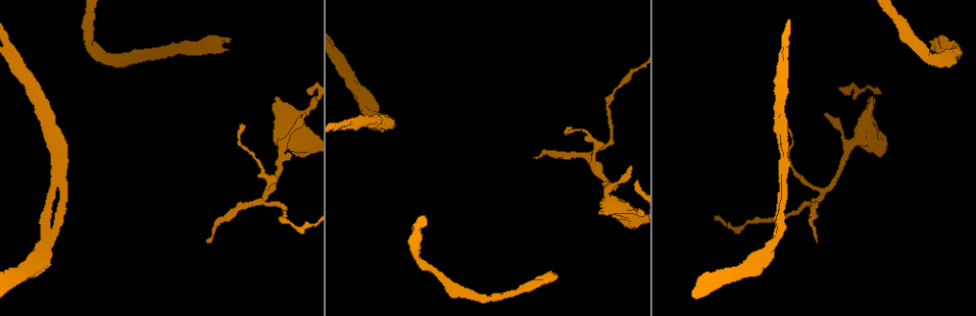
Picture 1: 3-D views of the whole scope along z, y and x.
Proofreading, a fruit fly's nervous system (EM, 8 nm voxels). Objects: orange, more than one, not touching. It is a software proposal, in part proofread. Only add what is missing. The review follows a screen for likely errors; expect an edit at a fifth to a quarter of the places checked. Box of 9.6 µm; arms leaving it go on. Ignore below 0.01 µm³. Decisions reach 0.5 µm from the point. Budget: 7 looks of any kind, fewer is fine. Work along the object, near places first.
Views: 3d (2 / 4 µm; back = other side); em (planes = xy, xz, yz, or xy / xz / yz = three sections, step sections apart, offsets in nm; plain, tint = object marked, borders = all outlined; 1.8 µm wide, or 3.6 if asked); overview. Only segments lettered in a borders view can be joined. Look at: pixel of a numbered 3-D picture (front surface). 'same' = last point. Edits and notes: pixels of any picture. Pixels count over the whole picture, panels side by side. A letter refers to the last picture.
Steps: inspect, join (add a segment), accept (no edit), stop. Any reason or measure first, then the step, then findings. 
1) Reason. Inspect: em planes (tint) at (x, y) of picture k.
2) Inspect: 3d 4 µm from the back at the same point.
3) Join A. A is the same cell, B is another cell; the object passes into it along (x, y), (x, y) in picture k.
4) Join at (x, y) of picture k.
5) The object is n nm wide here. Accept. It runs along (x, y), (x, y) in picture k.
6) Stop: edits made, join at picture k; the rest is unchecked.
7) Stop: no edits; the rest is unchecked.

Inspect: em xy step 8 (borders) at (602, 214) of picture 1.

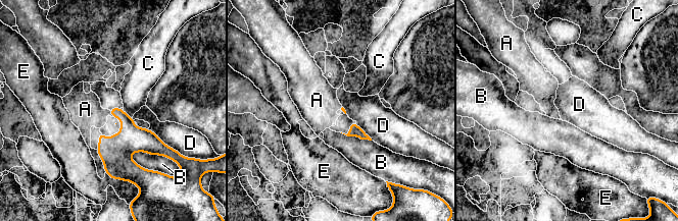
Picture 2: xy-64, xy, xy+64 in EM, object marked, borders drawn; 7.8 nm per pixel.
Another direction. Inspect: em xz step 4 (borders) at the same point.

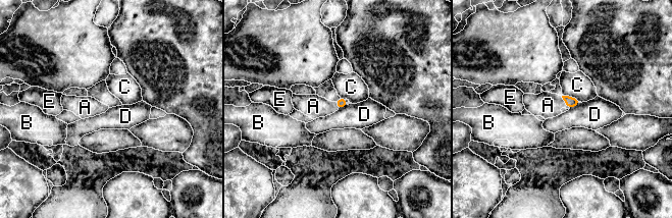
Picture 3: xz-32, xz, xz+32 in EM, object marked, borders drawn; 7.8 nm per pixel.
Join A. A is the same cell, B, C, D and E are other cells; it goes on there.

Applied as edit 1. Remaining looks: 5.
Redraw. Inspect: overview.

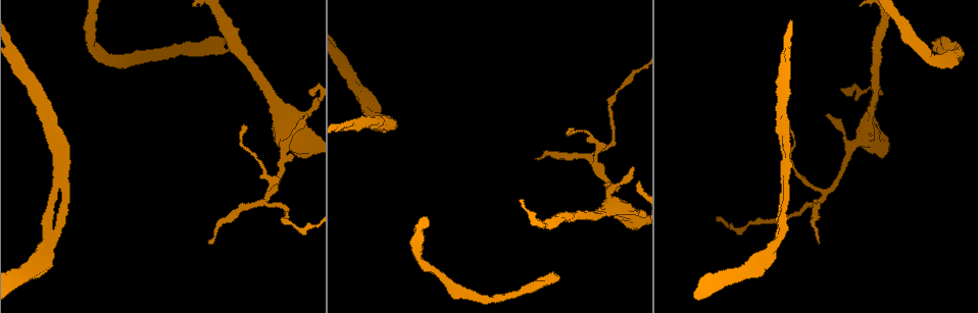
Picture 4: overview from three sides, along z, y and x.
An open end. Inspect: 3d 4 µm at (228, 49) of picture 4.

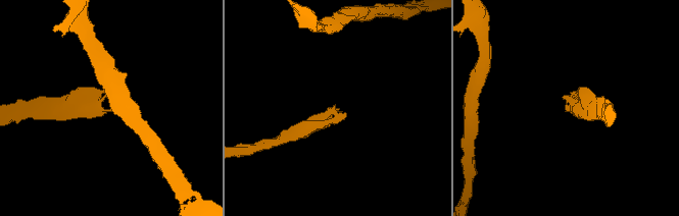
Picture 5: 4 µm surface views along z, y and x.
Inspect: em planes (borders) at (339, 109) of picture 5.

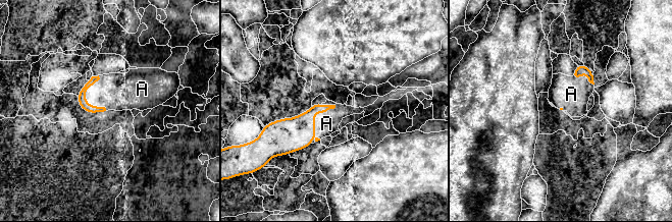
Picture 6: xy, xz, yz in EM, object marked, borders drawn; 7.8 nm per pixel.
Join A. A is the same cell; the neuron continues.

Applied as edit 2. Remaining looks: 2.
Tapers out. Inspect: em planes (borders) at (210, 242) of picture 4.

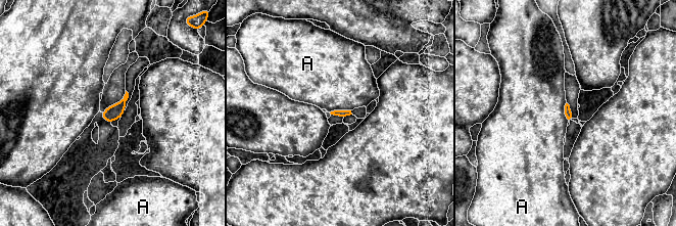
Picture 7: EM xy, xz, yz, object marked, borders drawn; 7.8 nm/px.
The longest contact is with A, 170 nm. Accept. A is another cell; a border runs along (350, 109), (334, 109), (330, 112) in picture 7; none of them fits.

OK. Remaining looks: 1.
Stop: edits made, join at picture 3, join at picture 6; the rest is unchecked.

